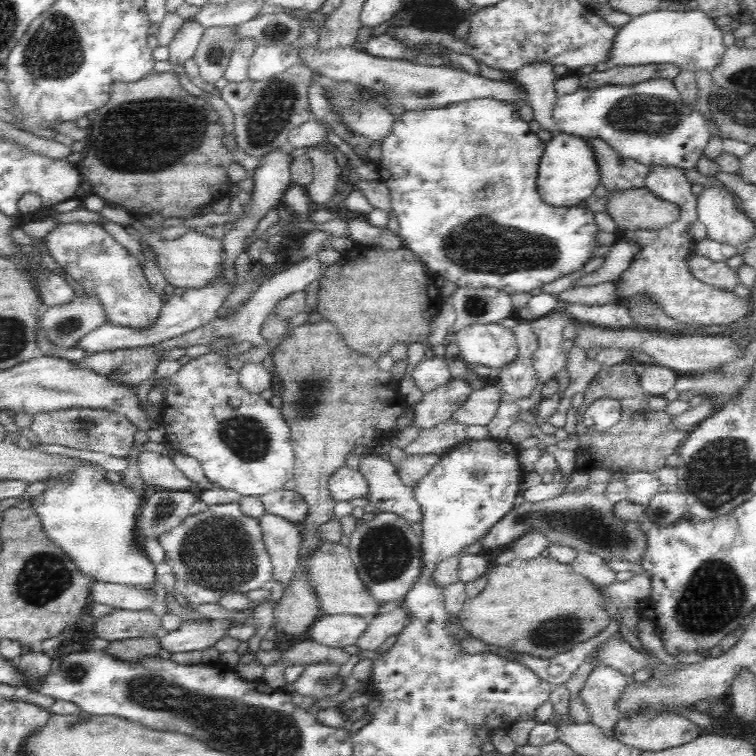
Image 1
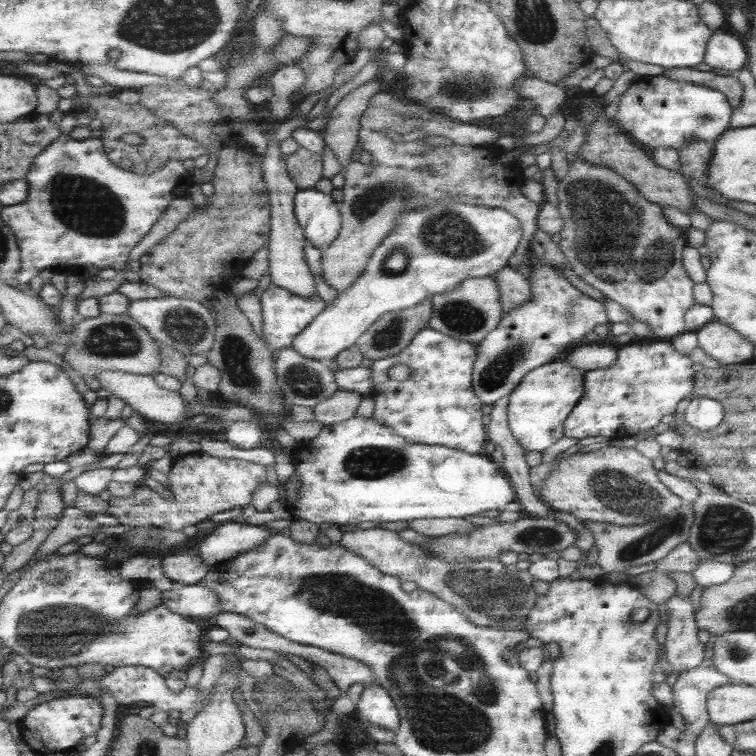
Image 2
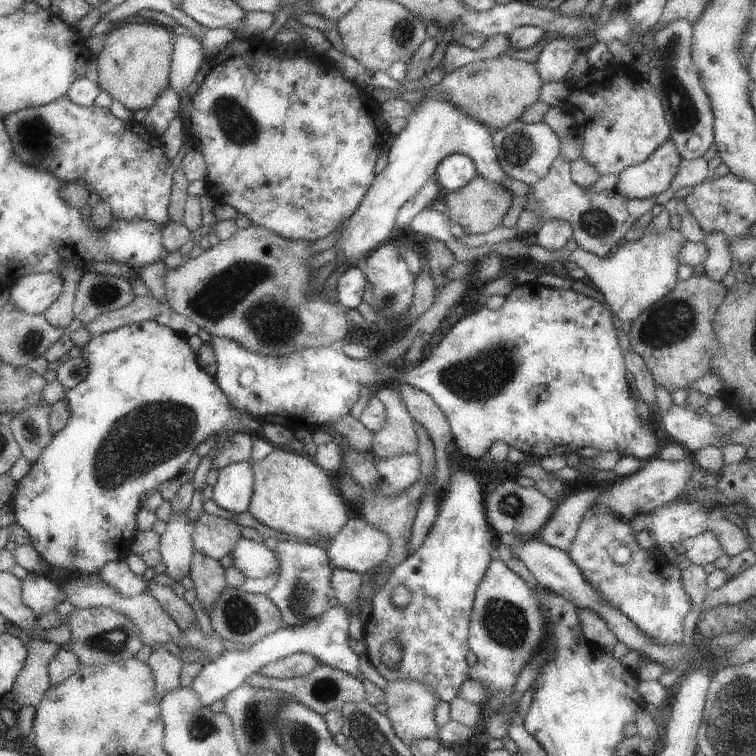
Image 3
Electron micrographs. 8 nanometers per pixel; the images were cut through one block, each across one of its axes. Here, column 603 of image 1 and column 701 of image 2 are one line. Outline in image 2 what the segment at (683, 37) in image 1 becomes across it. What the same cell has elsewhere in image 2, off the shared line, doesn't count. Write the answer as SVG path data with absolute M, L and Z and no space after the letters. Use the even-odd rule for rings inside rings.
M717 30L707 38L701 67L737 72L747 61L747 47L734 35Z

